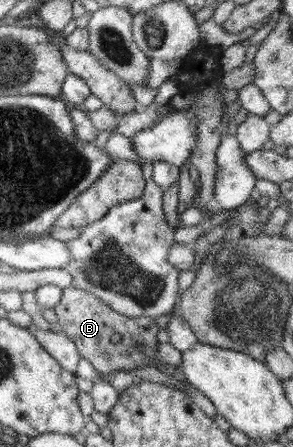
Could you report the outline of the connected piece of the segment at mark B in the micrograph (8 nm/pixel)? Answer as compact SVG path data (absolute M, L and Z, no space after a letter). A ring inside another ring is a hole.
M76 287L63 288L61 302L53 308L57 315L57 326L69 338L79 355L88 360L97 372L107 374L111 371L131 371L143 367L155 367L171 378L186 382L184 374L178 372L175 366L159 365L157 360L157 345L159 344L159 328L156 322L147 317L130 318L111 309L93 294ZM119 334L119 342L111 342L111 336Z

